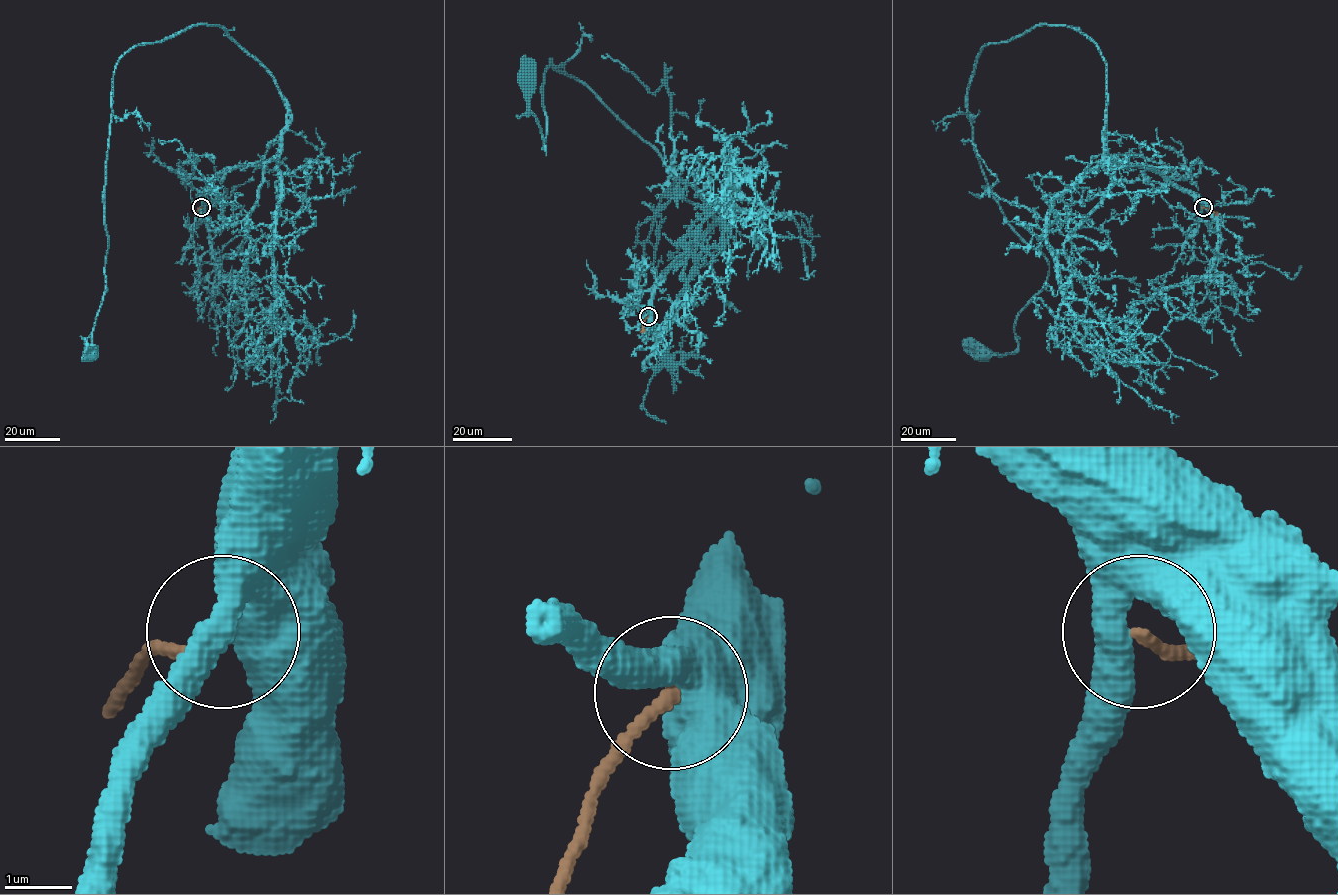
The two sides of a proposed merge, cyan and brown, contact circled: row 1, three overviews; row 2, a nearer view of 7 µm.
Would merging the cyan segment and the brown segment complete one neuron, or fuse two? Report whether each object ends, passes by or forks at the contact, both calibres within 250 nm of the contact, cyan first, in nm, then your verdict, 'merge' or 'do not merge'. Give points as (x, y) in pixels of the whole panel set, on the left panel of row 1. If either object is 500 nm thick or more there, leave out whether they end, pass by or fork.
cyan passes by | brown ends | 440/180 nm | do not merge

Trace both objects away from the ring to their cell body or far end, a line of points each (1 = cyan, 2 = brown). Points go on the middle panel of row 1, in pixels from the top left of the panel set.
1: (647, 316), (655, 286), (739, 211), (691, 204), (662, 157), (550, 61), (543, 149), (524, 76)
2: (647, 316), (641, 332)

